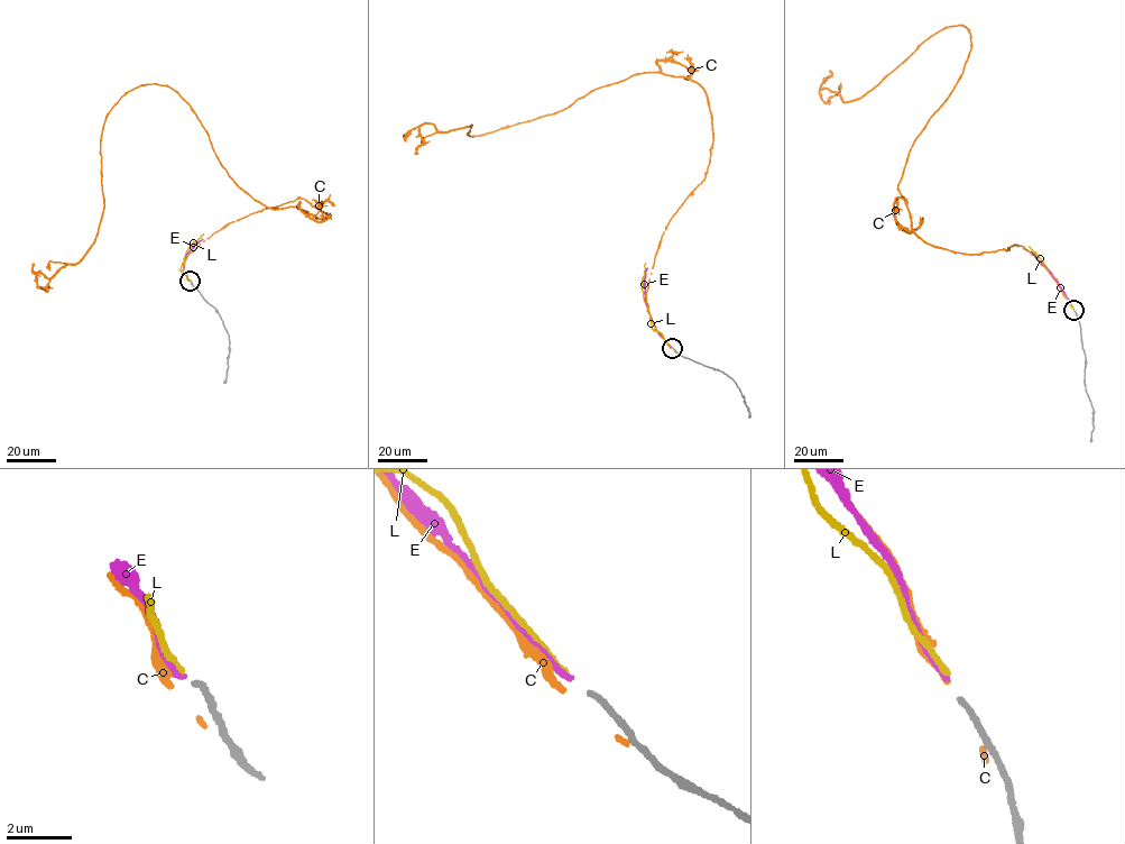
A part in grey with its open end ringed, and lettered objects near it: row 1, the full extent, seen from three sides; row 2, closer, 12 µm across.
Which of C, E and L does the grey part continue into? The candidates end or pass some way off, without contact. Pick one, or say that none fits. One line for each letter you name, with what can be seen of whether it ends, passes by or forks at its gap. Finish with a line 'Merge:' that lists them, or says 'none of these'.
E: it ends there
Merge: E

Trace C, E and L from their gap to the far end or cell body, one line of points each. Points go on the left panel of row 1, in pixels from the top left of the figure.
C: (188, 281), (224, 225), (331, 217), (255, 200), (154, 84), (103, 126), (93, 242), (35, 276)
E: (190, 280), (183, 269), (184, 258), (203, 239)
L: (188, 280), (181, 271), (181, 265), (188, 247), (203, 234)

